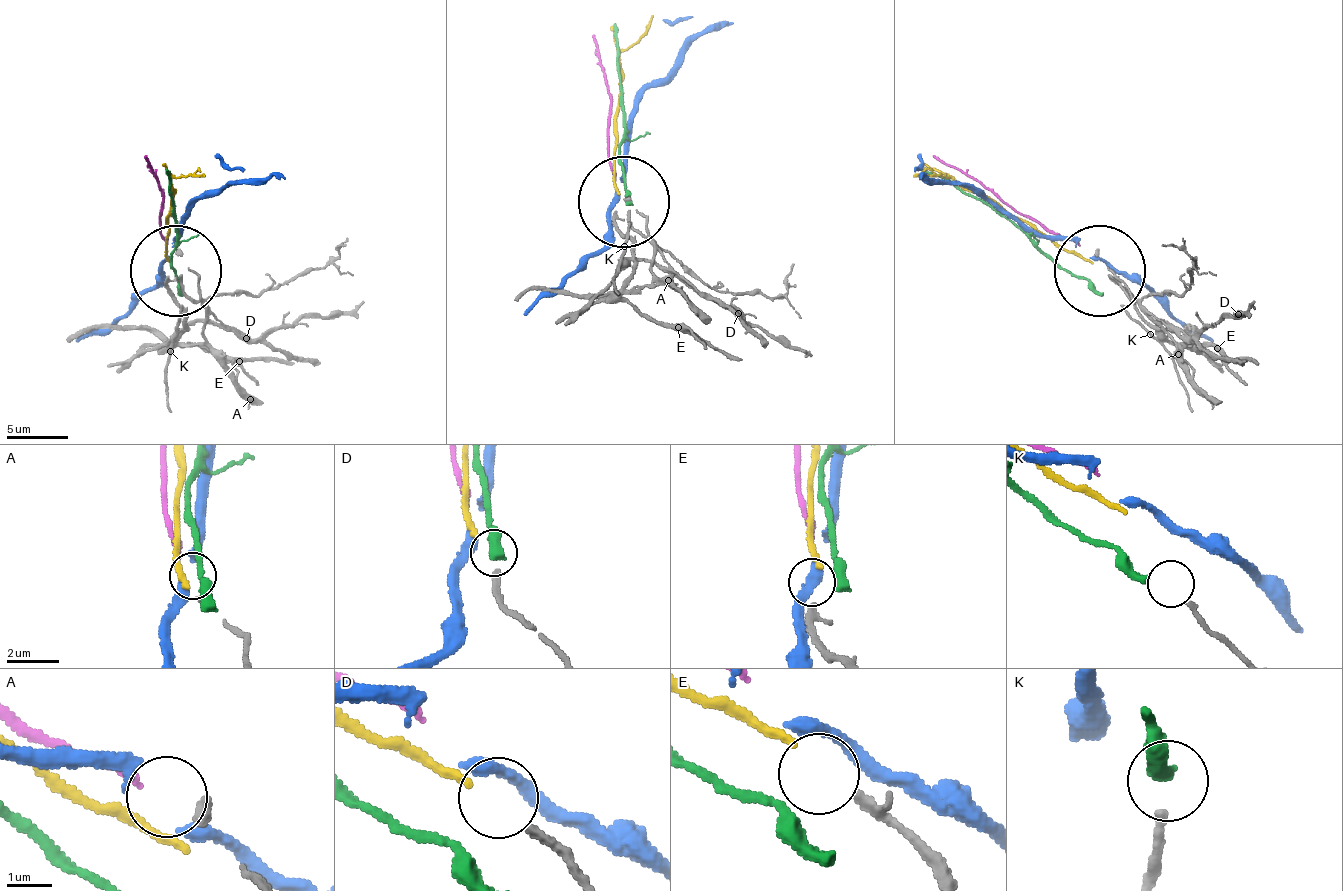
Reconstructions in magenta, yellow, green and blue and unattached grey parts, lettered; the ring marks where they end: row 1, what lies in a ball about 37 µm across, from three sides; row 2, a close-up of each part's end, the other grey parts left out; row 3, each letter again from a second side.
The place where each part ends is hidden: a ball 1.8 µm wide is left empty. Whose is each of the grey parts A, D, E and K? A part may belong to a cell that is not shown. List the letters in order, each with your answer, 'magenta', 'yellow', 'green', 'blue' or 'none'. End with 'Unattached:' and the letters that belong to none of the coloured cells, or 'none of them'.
A: magenta
D: none
E: yellow
K: green
Unattached: D

